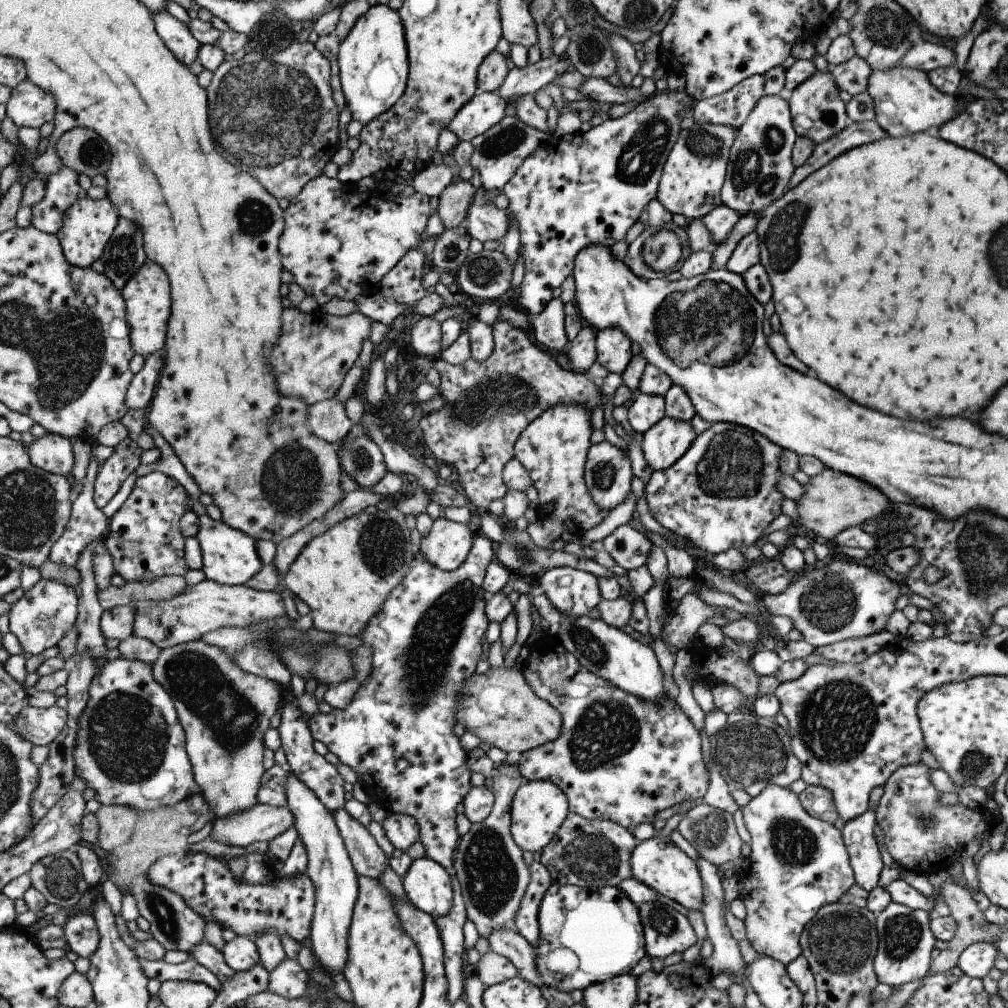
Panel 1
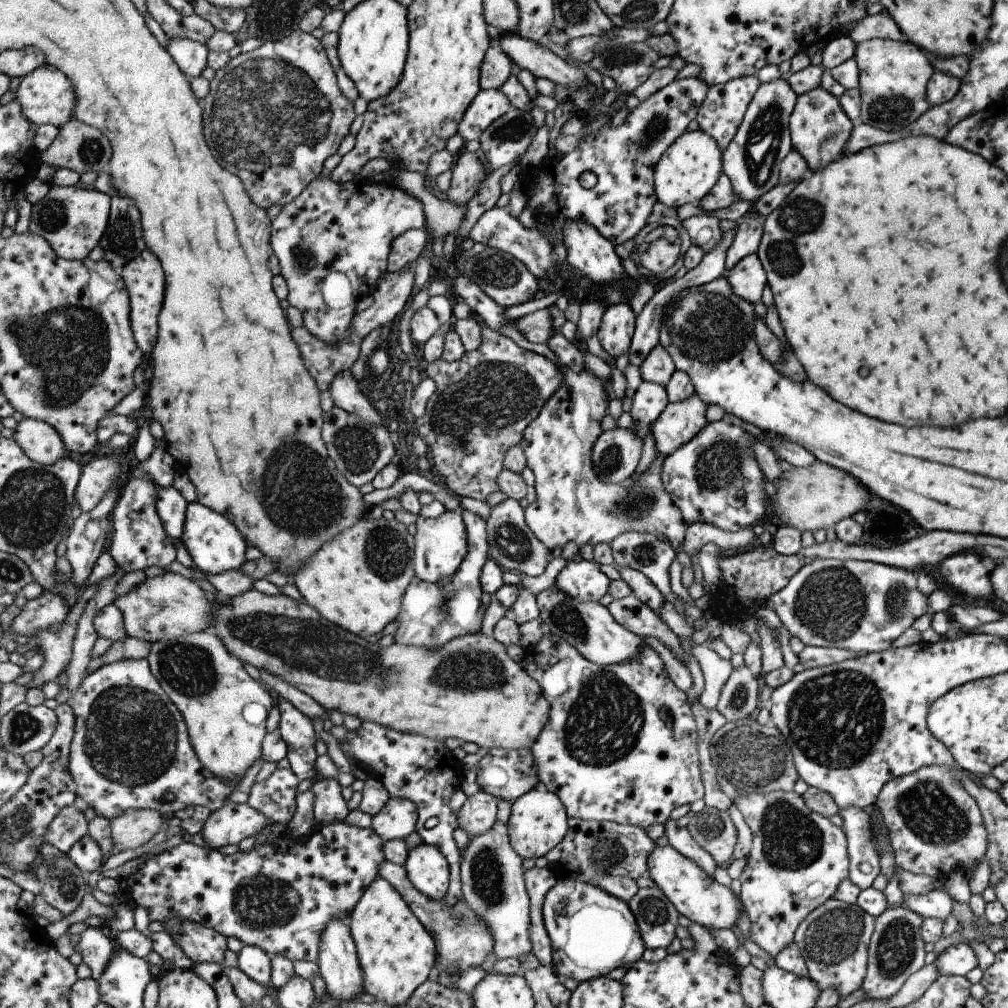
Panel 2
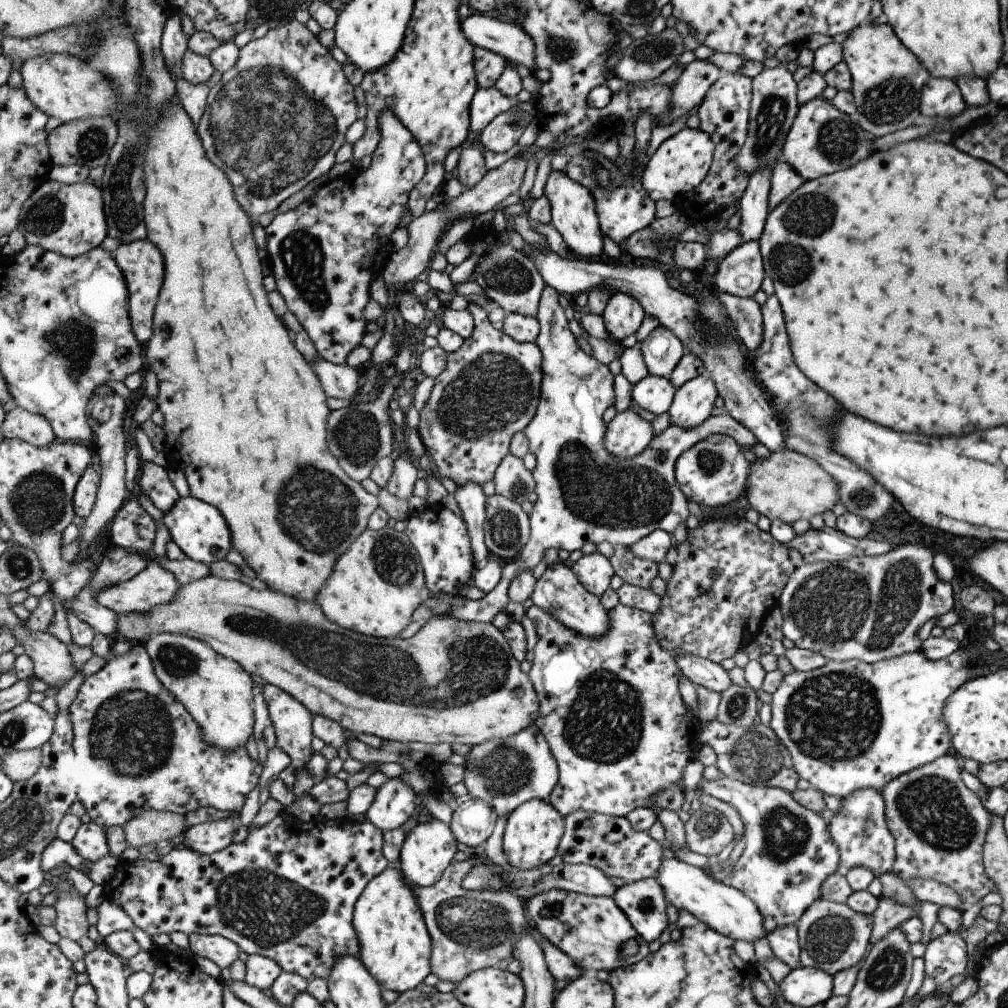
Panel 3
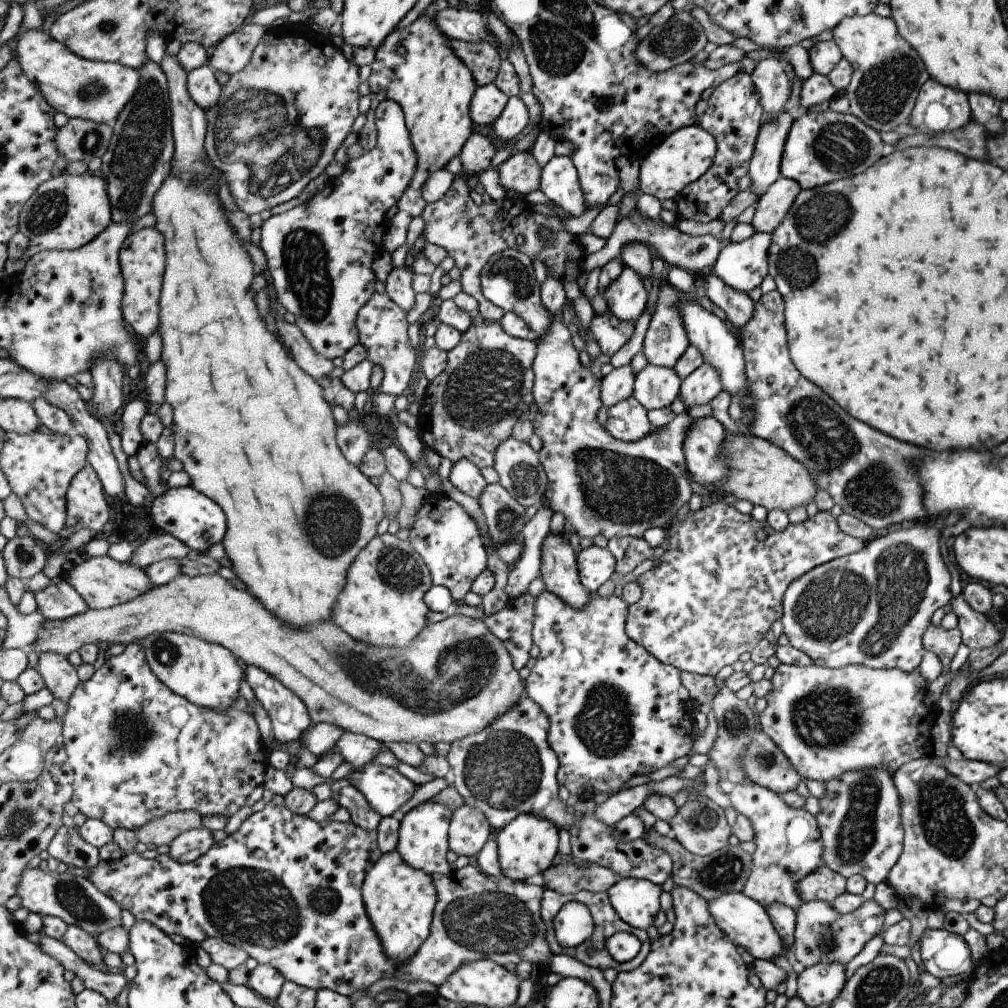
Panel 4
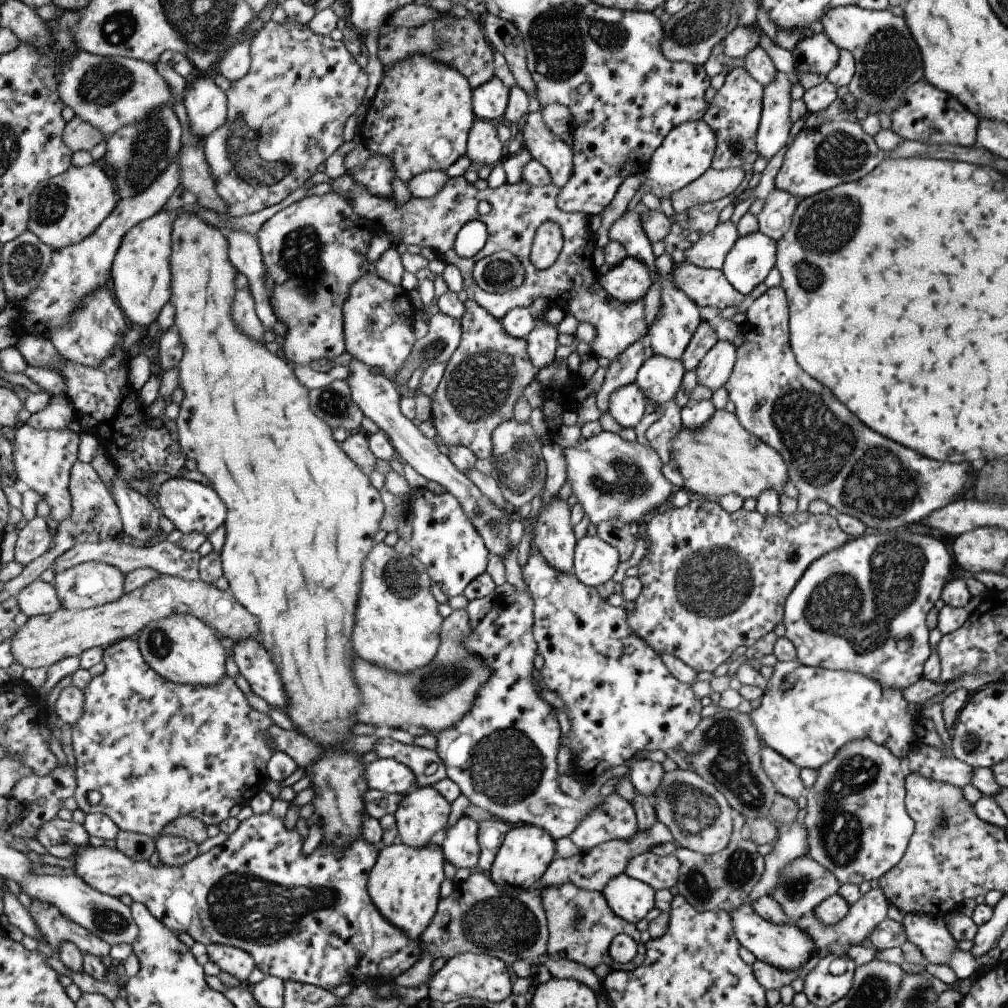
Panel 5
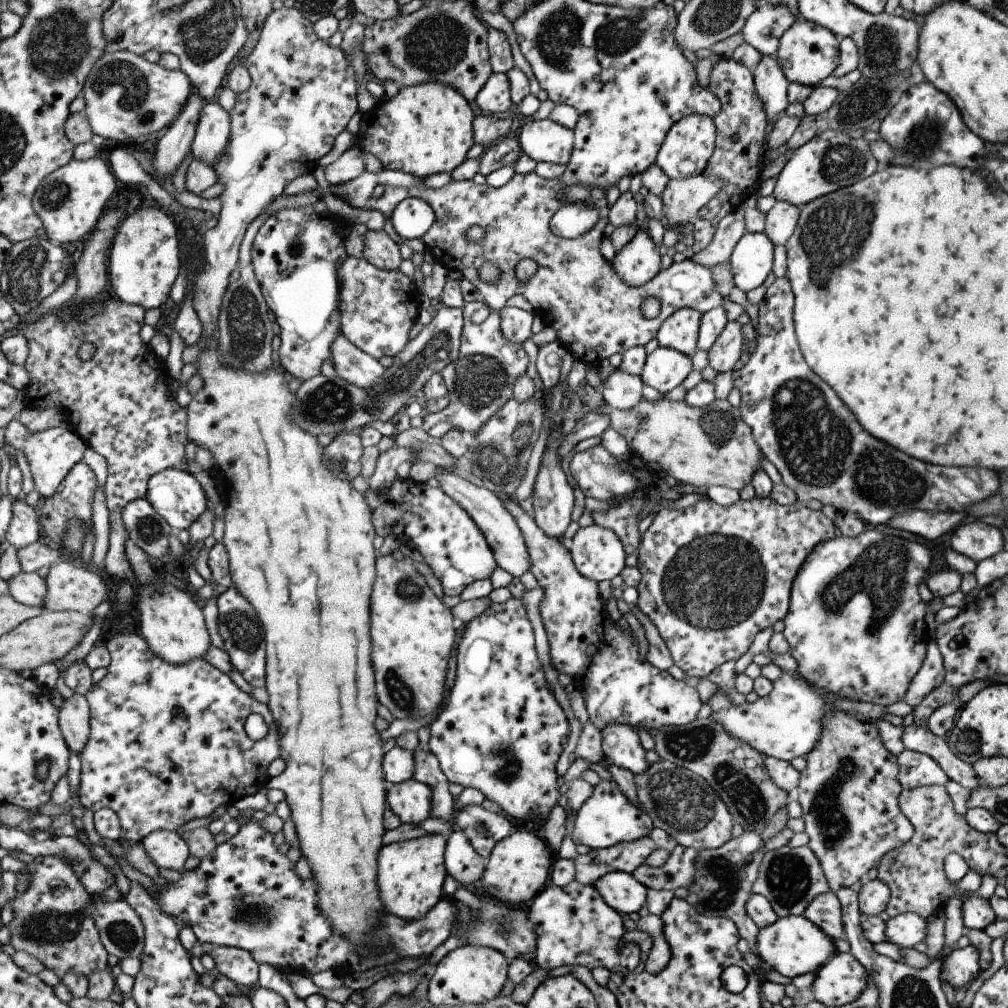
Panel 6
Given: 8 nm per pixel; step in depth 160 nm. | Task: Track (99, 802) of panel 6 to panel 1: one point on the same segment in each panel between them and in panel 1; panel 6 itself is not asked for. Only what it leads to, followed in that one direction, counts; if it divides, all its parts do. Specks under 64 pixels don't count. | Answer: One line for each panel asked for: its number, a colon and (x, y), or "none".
1: (131, 750)
2: (131, 745)
3: (138, 748)
4: (139, 750)
5: (156, 750)

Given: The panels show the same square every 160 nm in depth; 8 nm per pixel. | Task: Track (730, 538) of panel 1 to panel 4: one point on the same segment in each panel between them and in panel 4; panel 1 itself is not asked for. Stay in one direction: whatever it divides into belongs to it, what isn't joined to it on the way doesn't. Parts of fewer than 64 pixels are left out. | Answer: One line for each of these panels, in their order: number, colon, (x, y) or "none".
2: (714, 478)
3: (712, 472)
4: (701, 446)

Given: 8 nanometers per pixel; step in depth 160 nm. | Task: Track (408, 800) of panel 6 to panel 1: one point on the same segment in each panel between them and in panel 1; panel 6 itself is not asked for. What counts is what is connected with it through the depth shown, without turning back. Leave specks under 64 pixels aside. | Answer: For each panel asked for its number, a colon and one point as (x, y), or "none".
1: (428, 884)
2: (429, 871)
3: (429, 849)
4: (424, 842)
5: (422, 816)

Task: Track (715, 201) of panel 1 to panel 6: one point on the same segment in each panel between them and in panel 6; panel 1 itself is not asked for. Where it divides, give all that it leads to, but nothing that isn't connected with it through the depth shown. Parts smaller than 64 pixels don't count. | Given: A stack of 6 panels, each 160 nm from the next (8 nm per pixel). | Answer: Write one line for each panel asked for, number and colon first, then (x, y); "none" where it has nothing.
2: (687, 170)
3: (680, 162)
4: (681, 157)
5: (685, 153)
6: (688, 144)

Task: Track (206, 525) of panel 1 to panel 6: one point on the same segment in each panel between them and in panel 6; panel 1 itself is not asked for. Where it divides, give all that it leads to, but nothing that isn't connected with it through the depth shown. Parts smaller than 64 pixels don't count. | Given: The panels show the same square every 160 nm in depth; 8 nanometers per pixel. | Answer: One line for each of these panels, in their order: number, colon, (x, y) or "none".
2: (216, 546)
3: (200, 529)
4: (185, 512)
5: (191, 506)
6: (176, 494)

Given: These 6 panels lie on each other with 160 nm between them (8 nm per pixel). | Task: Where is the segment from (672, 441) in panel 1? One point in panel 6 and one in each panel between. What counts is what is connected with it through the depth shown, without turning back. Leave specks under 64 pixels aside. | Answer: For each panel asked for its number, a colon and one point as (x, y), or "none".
2: (678, 422)
3: (691, 404)
4: (700, 386)
5: (715, 366)
6: (725, 350)

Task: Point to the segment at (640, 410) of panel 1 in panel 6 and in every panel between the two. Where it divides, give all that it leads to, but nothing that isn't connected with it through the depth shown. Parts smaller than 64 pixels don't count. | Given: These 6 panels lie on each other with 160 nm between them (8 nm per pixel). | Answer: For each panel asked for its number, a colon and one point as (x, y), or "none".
2: (648, 400)
3: (654, 393)
4: (654, 387)
5: (658, 377)
6: (664, 368)

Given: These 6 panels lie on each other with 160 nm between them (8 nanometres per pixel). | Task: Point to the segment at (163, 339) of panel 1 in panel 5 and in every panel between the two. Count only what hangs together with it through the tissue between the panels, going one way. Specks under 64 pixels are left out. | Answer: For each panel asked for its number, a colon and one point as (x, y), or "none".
2: (144, 278)
3: (143, 264)
4: (143, 260)
5: (142, 278)

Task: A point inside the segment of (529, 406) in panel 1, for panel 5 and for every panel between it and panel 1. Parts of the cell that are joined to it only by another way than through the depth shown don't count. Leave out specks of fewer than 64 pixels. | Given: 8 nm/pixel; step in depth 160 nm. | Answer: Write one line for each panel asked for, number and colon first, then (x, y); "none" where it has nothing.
2: (483, 402)
3: (488, 392)
4: (470, 409)
5: (487, 375)

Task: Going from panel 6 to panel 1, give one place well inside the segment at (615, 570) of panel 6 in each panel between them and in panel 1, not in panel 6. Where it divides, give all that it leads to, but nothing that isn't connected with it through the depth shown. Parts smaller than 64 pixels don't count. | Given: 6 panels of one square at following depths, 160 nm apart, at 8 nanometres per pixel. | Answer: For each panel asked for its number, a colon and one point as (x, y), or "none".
1: (569, 590)
2: (583, 580)
3: (594, 571)
4: (596, 564)
5: (595, 560)

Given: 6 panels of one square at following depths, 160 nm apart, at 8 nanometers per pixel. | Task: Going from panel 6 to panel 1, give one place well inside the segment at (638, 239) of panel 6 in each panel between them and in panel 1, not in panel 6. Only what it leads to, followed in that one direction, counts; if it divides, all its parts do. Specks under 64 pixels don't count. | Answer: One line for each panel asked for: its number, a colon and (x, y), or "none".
1: (613, 351)
2: (616, 326)
3: (622, 315)
4: (625, 296)
5: (628, 281)

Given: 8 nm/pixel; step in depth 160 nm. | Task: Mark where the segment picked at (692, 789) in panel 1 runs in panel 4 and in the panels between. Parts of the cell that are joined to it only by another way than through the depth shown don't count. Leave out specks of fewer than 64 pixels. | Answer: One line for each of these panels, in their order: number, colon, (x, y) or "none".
2: (619, 745)
3: (610, 710)
4: (614, 709)

